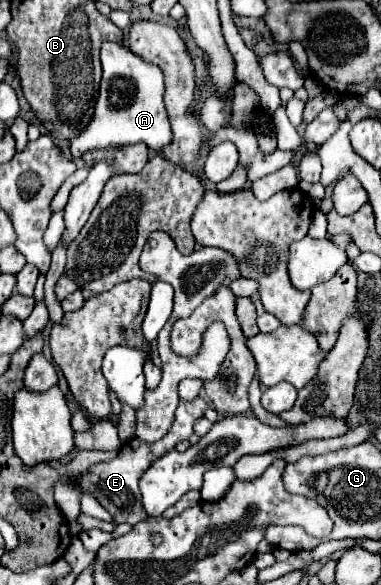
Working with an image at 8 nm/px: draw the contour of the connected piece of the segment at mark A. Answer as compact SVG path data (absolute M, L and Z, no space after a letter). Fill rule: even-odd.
M105 42L101 46L101 64L103 64L103 80L101 80L99 96L97 96L97 102L93 108L93 116L91 116L89 124L83 128L83 132L71 140L72 156L81 158L81 154L85 150L105 148L111 144L123 146L123 144L137 144L137 142L147 144L155 152L161 152L173 140L171 124L169 124L165 104L163 104L165 86L163 86L161 70L157 66L137 58L127 46L113 44L113 42ZM115 78L127 78L135 84L133 102L127 108L109 106L109 86L111 86L111 80L115 80Z

